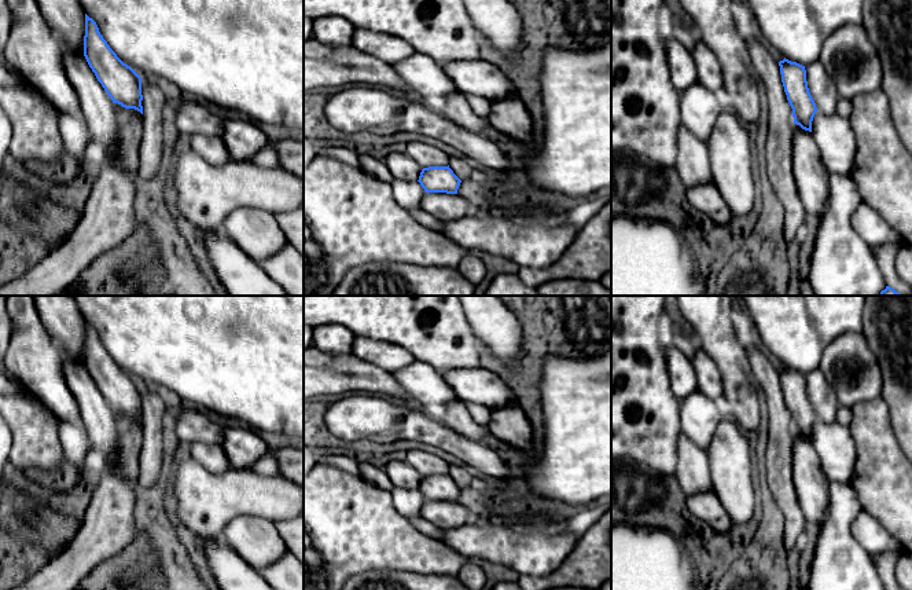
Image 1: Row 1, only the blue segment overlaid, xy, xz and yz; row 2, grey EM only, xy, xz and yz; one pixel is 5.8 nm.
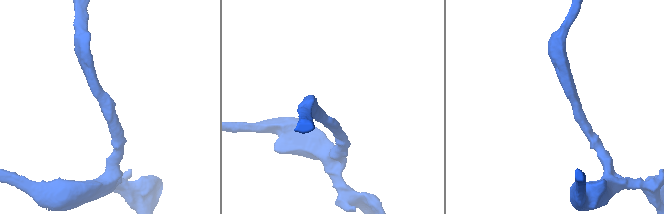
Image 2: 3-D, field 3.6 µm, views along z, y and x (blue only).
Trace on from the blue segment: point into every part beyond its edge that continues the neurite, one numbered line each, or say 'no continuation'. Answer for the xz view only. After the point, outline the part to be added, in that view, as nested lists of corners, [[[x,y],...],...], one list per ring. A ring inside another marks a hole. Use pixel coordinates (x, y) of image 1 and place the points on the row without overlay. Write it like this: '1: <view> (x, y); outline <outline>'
1: xz (426, 464); outline [[[422,450],[408,451],[405,462],[416,469],[422,476],[448,474],[451,469],[451,465],[441,457]]]

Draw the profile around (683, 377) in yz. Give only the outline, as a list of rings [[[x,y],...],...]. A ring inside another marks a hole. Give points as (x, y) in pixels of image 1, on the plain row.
[[[670,342],[665,345],[665,353],[674,396],[681,400],[698,391],[698,374],[692,360]]]

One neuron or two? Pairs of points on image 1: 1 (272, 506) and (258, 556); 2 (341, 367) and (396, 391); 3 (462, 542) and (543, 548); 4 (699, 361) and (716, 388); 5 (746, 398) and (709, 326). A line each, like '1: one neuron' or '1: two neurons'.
1: two neurons
2: one neuron
3: one neuron
4: one neuron
5: one neuron

